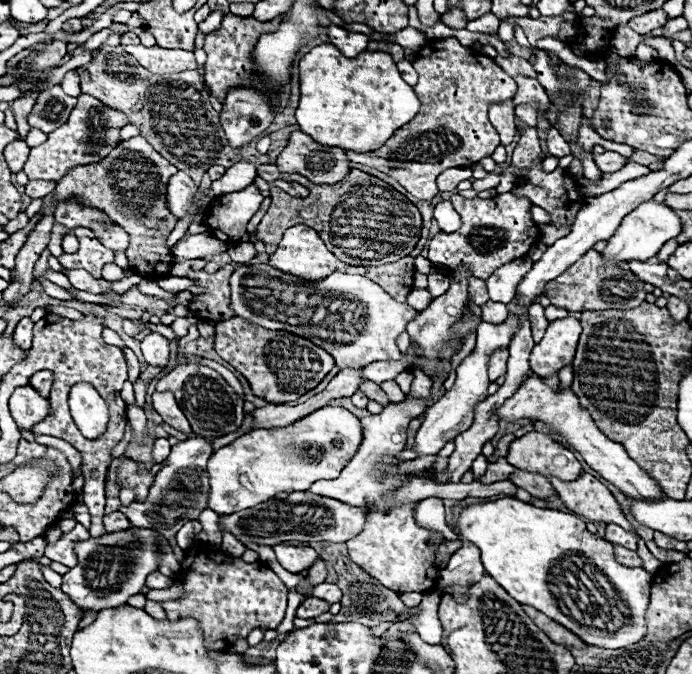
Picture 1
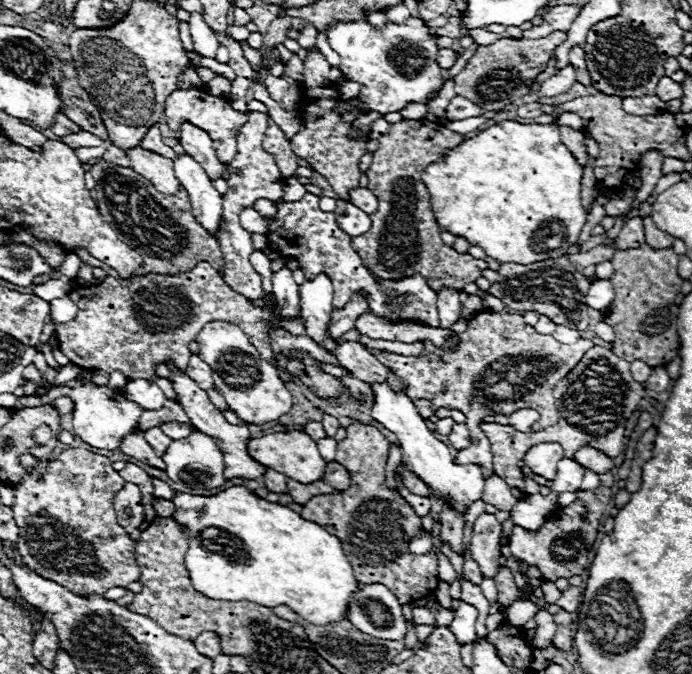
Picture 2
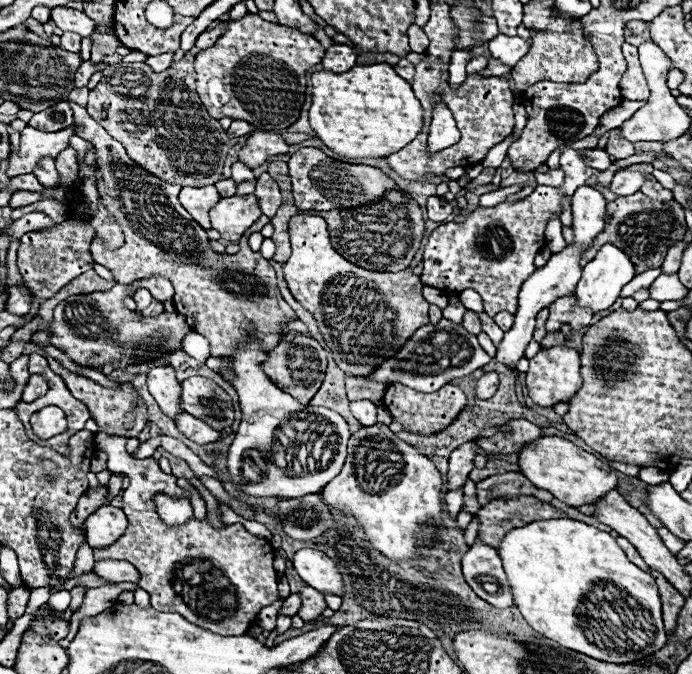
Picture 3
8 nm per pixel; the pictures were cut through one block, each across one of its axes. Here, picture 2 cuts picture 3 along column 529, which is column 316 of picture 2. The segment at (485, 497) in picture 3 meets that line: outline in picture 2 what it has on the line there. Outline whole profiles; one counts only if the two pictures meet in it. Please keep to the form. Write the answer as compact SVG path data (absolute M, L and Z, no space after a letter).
M286 478L288 482L288 494L294 498L294 502L298 504L304 504L308 502L312 496L318 496L318 494L332 494L336 492L332 486L328 486L326 482L322 480L316 480L312 484L302 484L302 482L296 482L292 478Z

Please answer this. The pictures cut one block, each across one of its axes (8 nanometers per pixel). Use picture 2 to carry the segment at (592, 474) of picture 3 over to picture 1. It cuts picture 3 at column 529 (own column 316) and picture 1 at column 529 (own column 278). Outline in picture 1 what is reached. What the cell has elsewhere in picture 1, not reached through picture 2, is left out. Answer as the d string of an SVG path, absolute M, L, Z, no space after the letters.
M528 432L526 436L516 438L510 444L506 460L518 470L556 476L560 480L576 480L582 472L576 456L542 432Z

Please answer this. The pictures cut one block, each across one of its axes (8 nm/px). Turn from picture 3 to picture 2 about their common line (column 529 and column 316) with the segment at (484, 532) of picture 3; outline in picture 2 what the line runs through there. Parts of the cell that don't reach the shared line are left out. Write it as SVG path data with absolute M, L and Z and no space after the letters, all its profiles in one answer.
M350 424L346 428L346 438L338 440L336 462L348 468L352 486L336 494L314 496L304 504L300 516L304 516L304 520L314 520L340 540L342 552L348 556L360 584L380 582L396 594L400 604L408 604L434 592L438 584L438 560L434 552L418 556L408 550L408 540L422 524L412 506L396 490L386 486L386 454L388 440L378 428Z

